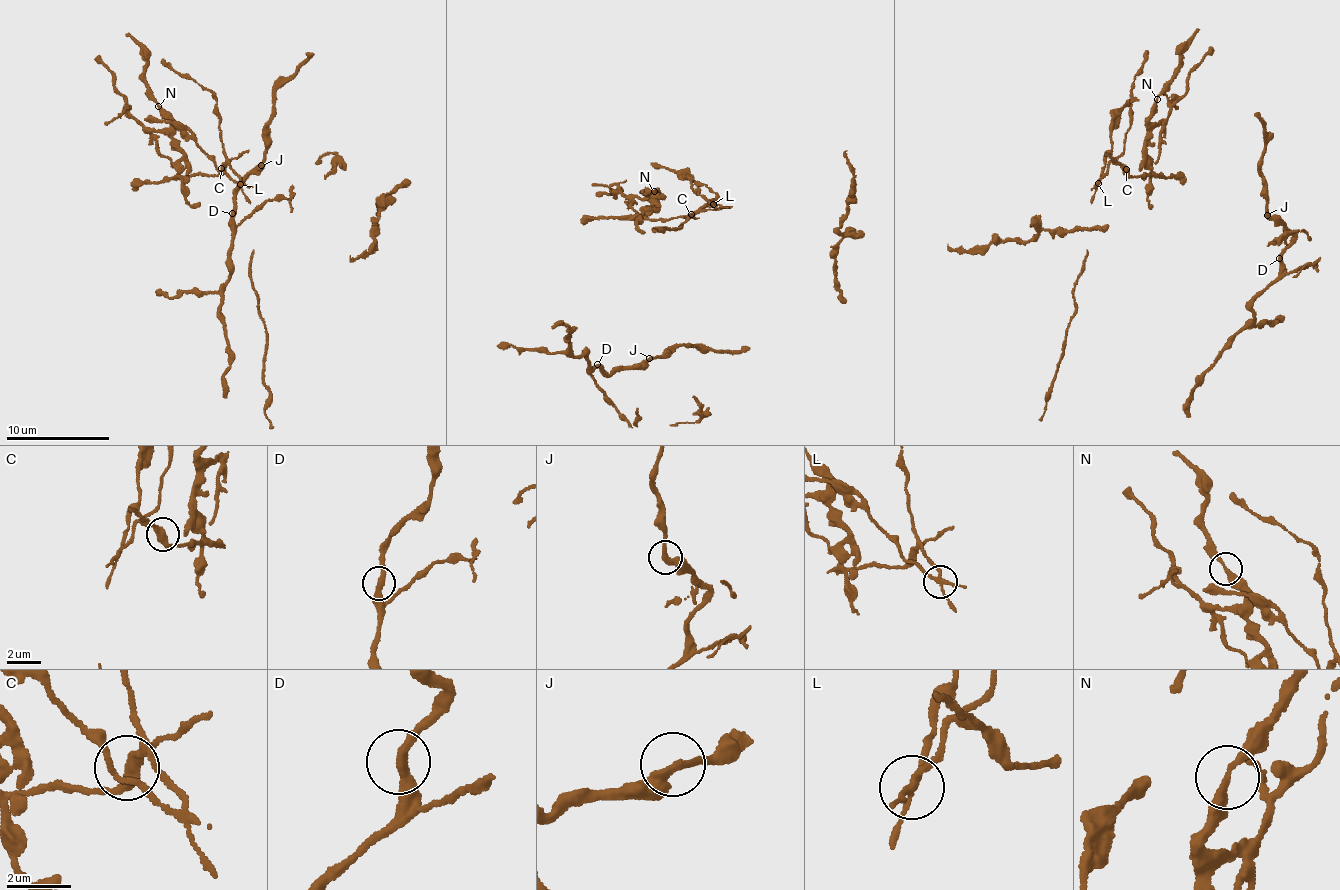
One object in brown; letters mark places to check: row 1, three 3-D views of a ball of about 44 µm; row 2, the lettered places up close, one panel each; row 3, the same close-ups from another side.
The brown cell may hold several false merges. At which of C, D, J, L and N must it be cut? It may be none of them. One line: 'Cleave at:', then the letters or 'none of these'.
Cleave at: C, L, N

